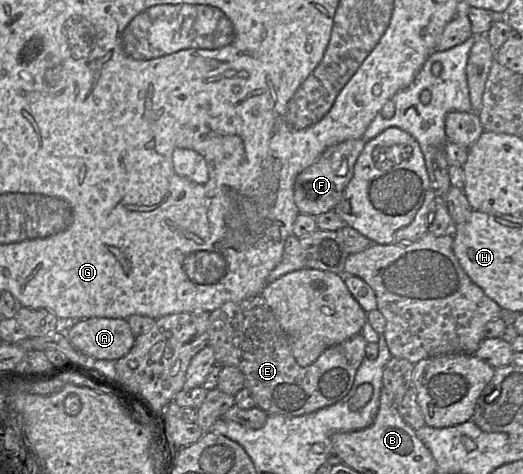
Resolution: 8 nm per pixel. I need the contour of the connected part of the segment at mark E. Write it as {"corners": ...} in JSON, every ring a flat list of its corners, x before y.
{"corners":[[259,295,259,296,245,299,245,300,238,301,238,302,226,302,218,309,212,311,209,317,208,345,210,345,215,352,216,365,220,365,222,367,235,366,241,370,241,372,245,376,245,386,244,387,248,388,251,391,251,394,253,398,255,399,256,406,258,408,265,411,268,415,301,416,304,414,315,412,321,408,333,405,336,402,343,399,347,395,347,393,349,392,349,390,351,389,353,385,353,382,356,376,356,372,359,366,361,365,362,361,366,357,365,348,366,348,367,342,361,333,357,334,351,339,343,343,327,348,317,358,317,360,313,364,306,366,306,367,302,367,296,362,292,354,291,345,290,345,288,336,282,330,276,316,274,315,274,313,272,312,268,304,266,303,265,299,261,295]]}

